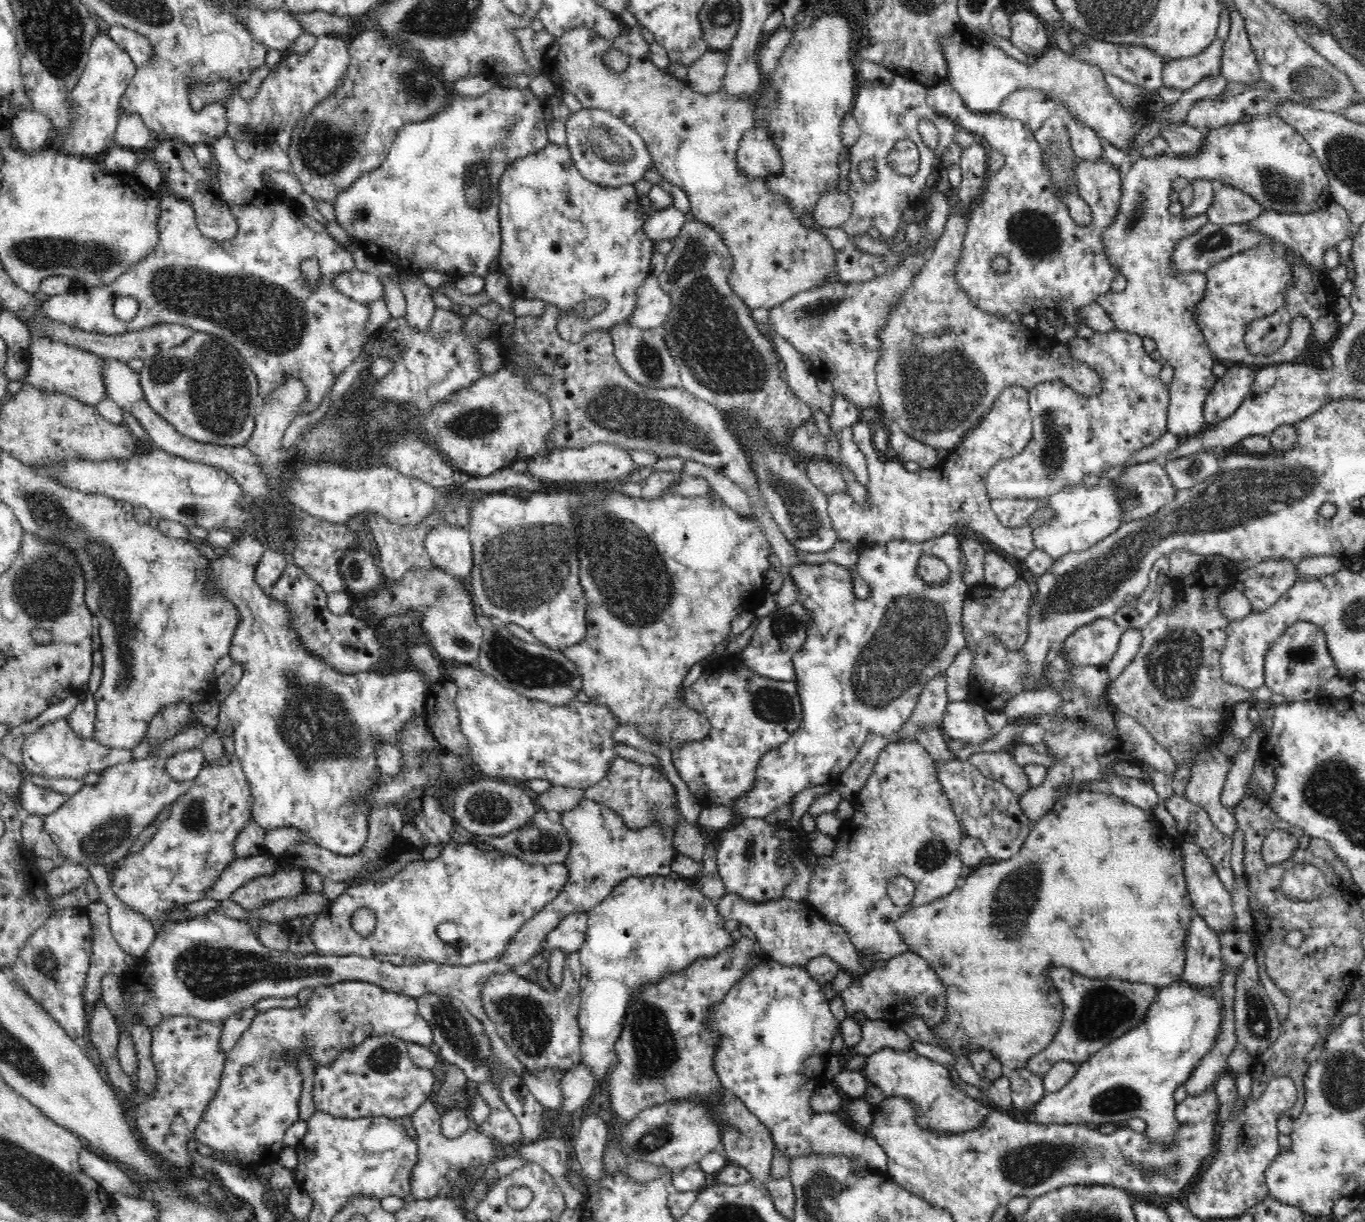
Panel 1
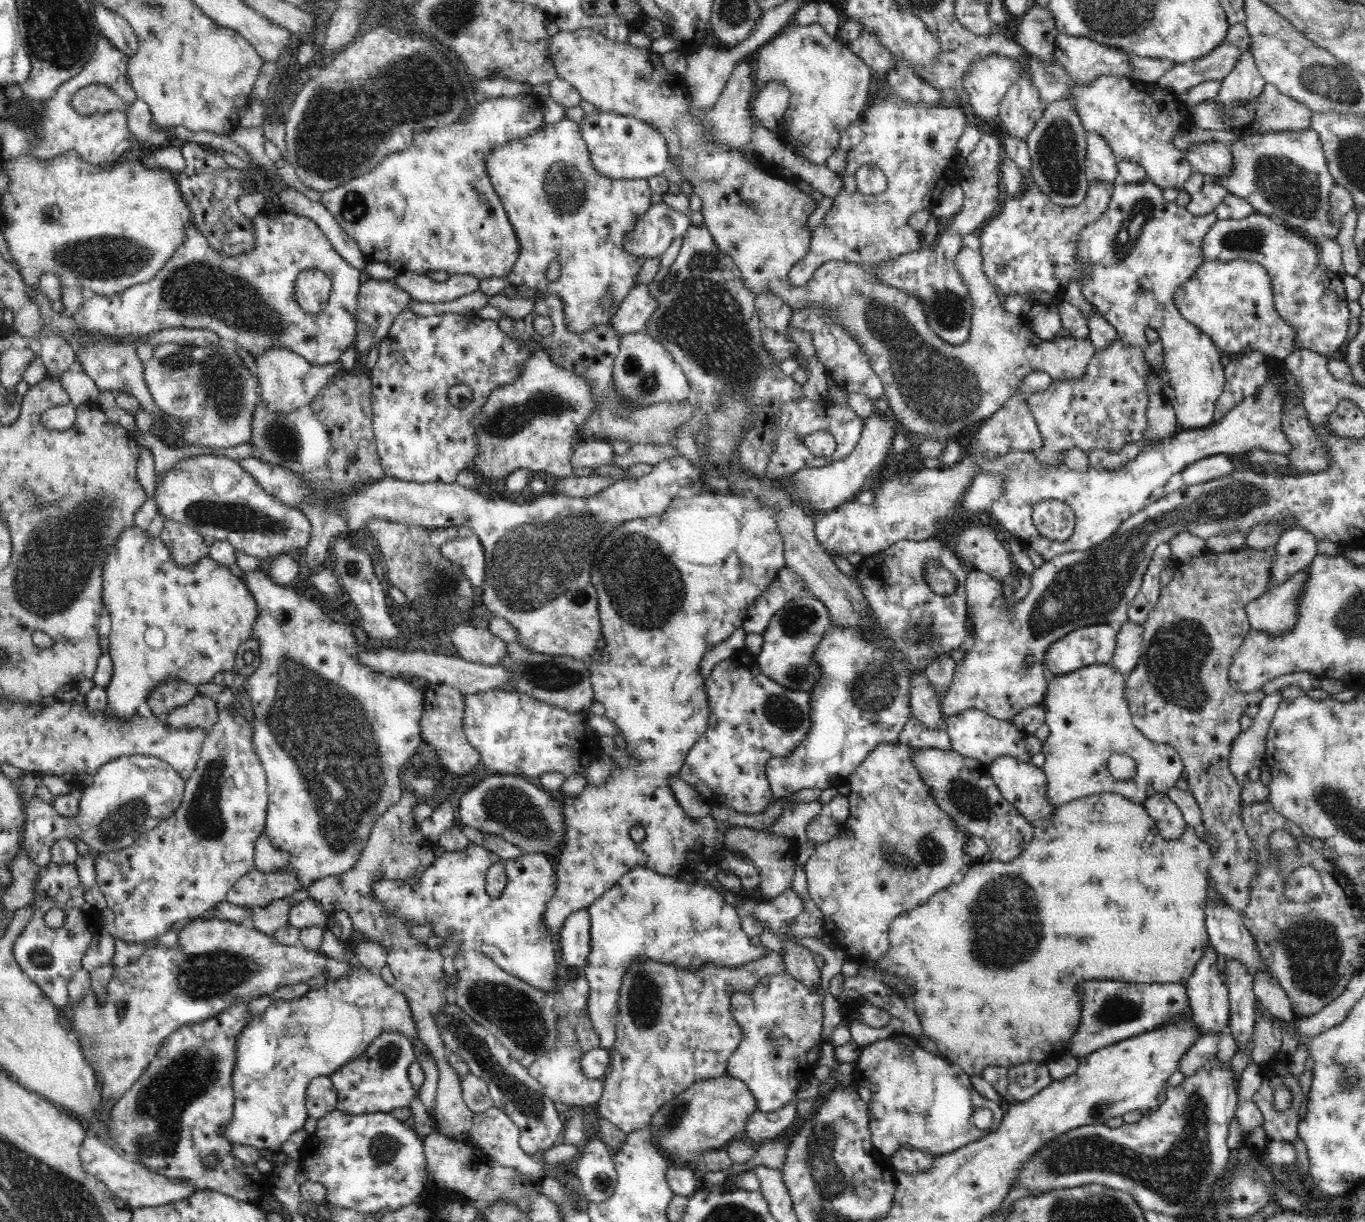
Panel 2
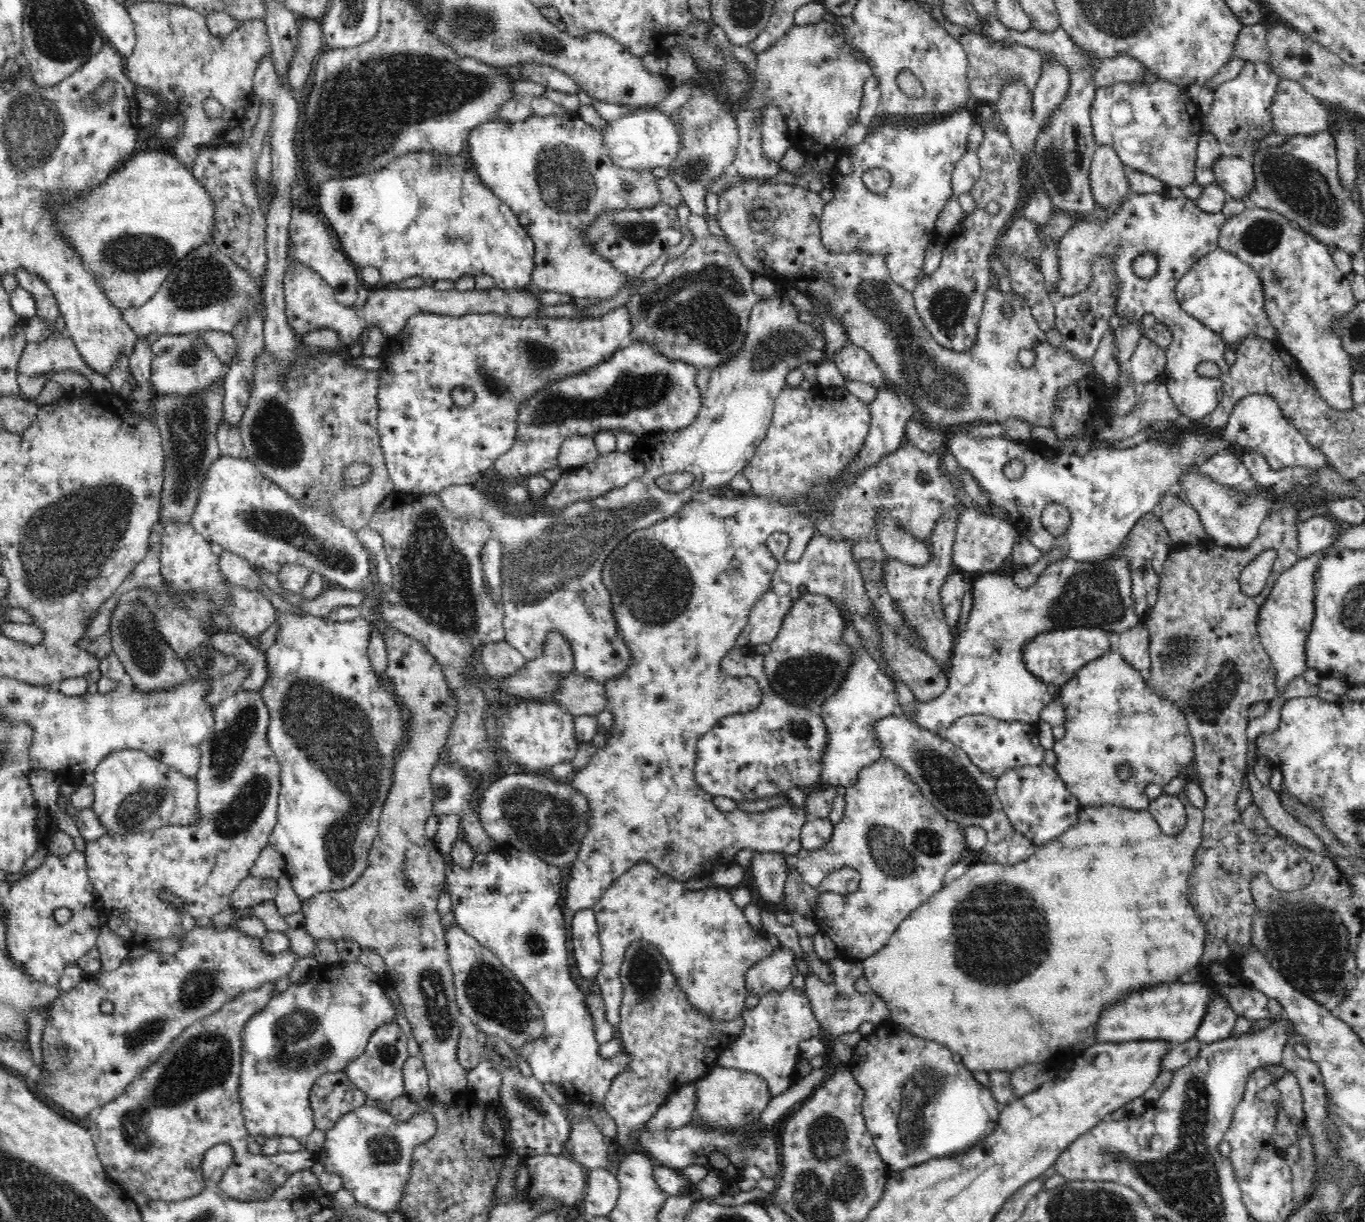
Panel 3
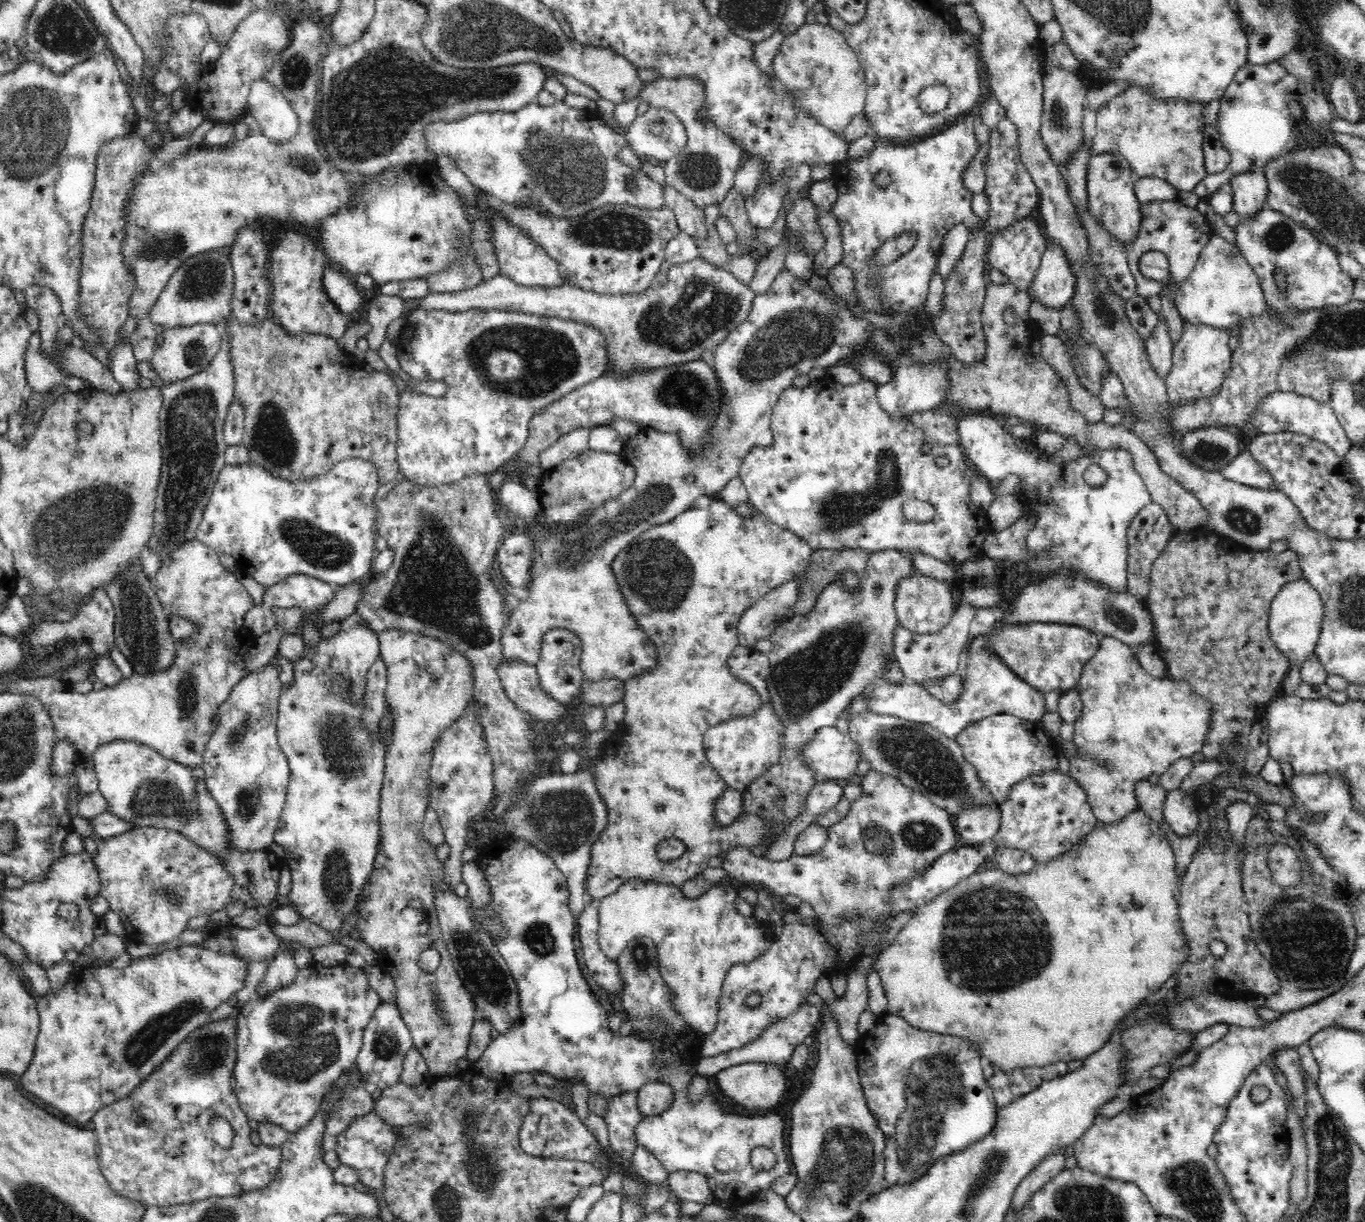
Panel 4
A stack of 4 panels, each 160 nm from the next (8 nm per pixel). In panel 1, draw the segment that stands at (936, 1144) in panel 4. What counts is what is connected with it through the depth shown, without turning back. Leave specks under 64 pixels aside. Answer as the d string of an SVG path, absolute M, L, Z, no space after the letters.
M912 1046L906 1052L881 1048L880 1051L867 1056L865 1067L862 1068L864 1077L870 1085L880 1088L885 1099L890 1096L902 1096L911 1100L917 1108L917 1123L920 1127L934 1129L940 1133L966 1132L984 1123L994 1107L960 1091L954 1086L949 1071L940 1063L918 1054Z

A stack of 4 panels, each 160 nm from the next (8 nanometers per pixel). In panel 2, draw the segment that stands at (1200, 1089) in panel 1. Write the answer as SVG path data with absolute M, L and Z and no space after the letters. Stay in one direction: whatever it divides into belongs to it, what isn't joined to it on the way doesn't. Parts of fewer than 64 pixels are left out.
M1203 1033L1195 1042L1188 1048L1188 1052L1182 1056L1180 1060L1180 1070L1186 1077L1196 1075L1196 1072L1217 1058L1218 1052L1218 1033Z

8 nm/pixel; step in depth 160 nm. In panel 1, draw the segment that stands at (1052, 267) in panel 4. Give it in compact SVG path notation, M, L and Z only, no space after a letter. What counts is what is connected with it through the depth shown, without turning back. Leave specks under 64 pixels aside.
M1254 116L1248 122L1226 124L1222 128L1212 128L1206 133L1202 148L1196 156L1178 156L1175 154L1155 155L1134 161L1132 168L1122 175L1120 210L1114 216L1114 222L1104 230L1102 243L1116 274L1126 277L1127 285L1122 292L1098 296L1096 302L1110 315L1115 328L1138 336L1152 338L1164 362L1171 364L1175 373L1167 385L1169 407L1167 410L1167 429L1174 436L1190 437L1206 430L1203 407L1210 388L1218 378L1212 374L1216 358L1207 345L1202 329L1196 323L1196 306L1206 292L1206 275L1202 272L1179 272L1172 265L1175 244L1190 233L1195 233L1209 220L1202 215L1186 218L1169 211L1170 194L1173 183L1181 176L1188 180L1208 179L1232 186L1248 194L1257 202L1259 208L1270 206L1272 211L1295 215L1317 211L1322 205L1332 201L1329 181L1322 164L1312 151L1308 142L1291 125L1278 116Z

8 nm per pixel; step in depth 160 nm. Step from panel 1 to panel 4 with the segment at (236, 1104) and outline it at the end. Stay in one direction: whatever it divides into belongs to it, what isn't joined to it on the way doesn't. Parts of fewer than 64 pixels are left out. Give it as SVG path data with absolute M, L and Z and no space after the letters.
M312 962L298 970L286 988L278 988L267 996L257 996L239 1011L236 1024L236 1066L234 1086L241 1110L259 1124L272 1124L290 1132L305 1128L321 1110L325 1095L336 1080L355 1068L363 1044L363 1030L382 1004L381 996L372 988L363 968L344 962L326 967Z

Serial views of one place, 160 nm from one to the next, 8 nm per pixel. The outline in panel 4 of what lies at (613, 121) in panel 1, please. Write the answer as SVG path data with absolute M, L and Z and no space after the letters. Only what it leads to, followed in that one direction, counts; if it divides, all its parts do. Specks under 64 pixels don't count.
M645 106L640 115L628 126L625 135L626 143L642 162L666 162L674 159L688 144L686 127L678 117L666 108Z

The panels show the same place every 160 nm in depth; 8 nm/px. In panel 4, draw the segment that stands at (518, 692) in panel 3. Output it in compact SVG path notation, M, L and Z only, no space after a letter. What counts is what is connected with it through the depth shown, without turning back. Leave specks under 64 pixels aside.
M554 628L543 636L540 660L535 666L541 687L550 698L562 704L568 704L574 696L579 695L580 685L584 680L584 674L579 666L582 660L581 654L582 641L570 630Z

